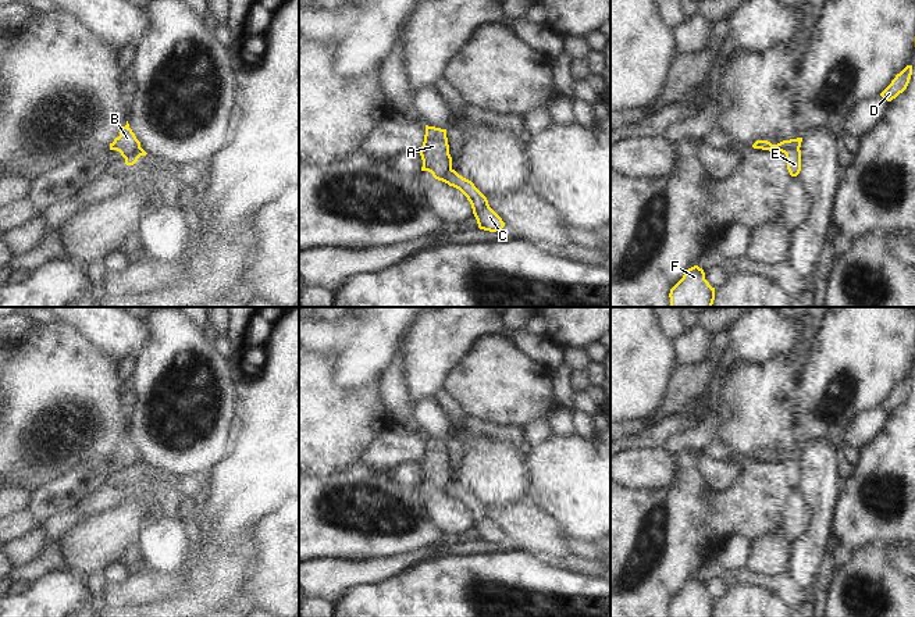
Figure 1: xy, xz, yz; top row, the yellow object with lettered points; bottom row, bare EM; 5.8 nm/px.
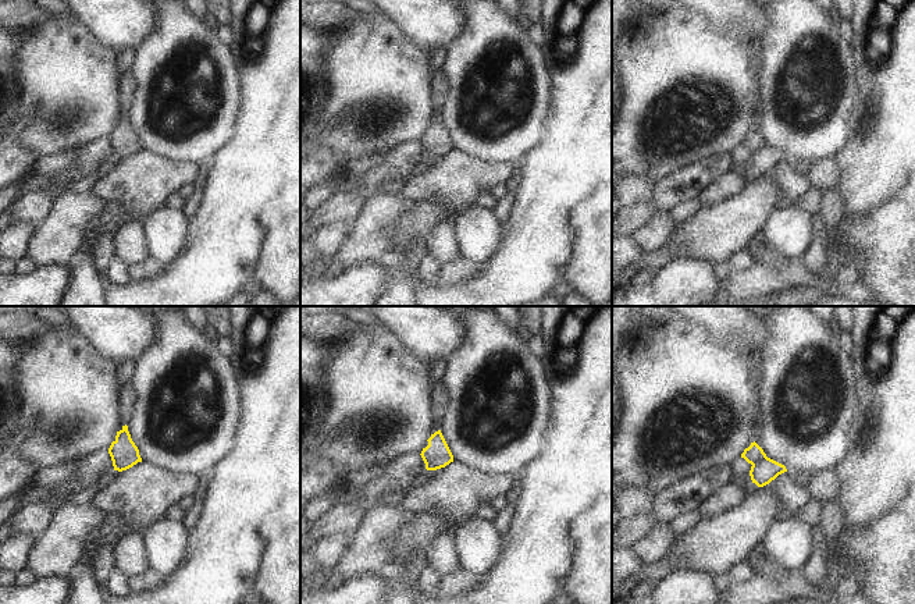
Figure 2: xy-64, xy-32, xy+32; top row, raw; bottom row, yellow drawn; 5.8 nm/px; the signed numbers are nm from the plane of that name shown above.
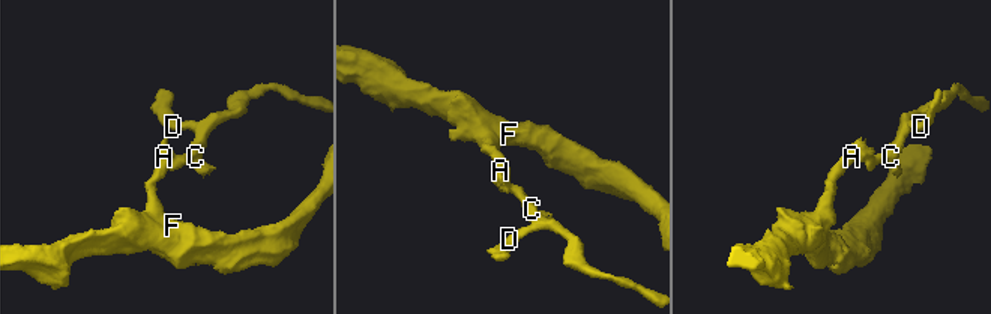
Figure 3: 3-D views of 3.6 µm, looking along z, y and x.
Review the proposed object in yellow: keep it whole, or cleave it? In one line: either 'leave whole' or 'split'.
split

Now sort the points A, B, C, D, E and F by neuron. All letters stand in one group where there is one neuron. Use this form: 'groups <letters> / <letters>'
groups A B F / C D E

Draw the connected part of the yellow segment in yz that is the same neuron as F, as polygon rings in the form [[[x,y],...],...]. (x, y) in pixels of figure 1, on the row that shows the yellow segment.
[[[694,265],[670,289],[669,297],[670,307],[712,307],[715,288],[705,279],[704,270]]]

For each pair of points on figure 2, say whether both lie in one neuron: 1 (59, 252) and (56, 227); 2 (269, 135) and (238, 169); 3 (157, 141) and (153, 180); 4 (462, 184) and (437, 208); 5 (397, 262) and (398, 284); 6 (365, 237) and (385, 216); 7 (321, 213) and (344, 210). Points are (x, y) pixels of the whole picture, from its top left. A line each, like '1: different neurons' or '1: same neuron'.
1: same neuron
2: same neuron
3: different neurons
4: different neurons
5: same neuron
6: same neuron
7: same neuron

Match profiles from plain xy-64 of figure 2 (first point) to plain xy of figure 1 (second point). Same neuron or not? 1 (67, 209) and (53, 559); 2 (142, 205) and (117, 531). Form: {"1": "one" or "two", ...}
{"1": "one", "2": "two"}

